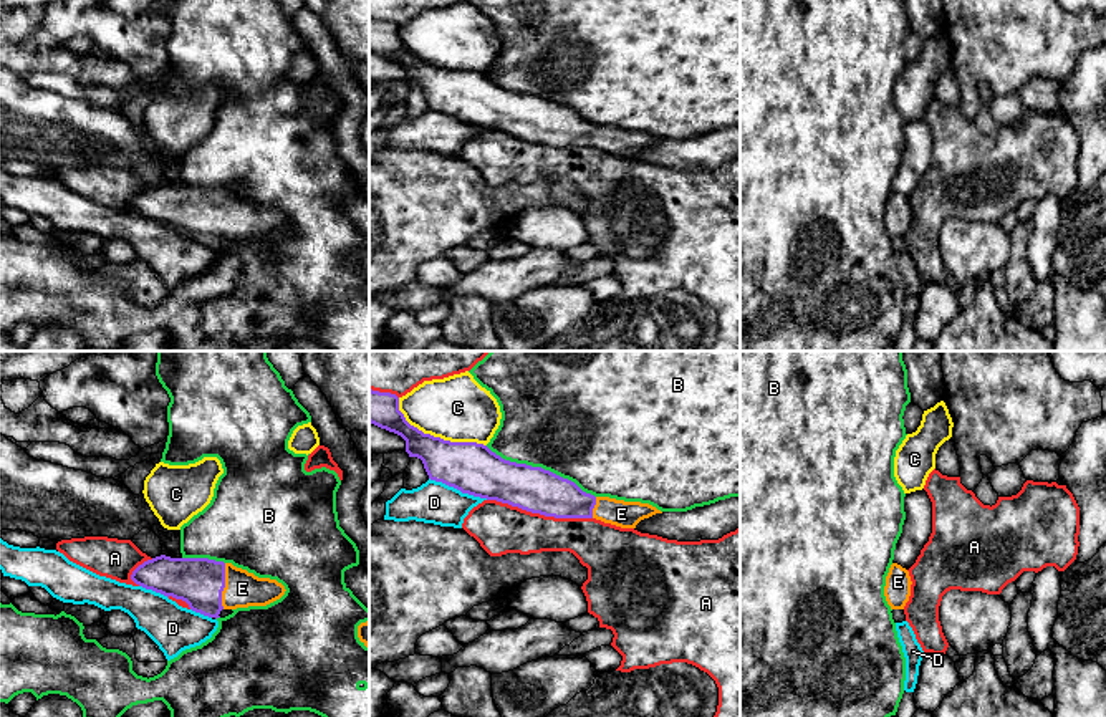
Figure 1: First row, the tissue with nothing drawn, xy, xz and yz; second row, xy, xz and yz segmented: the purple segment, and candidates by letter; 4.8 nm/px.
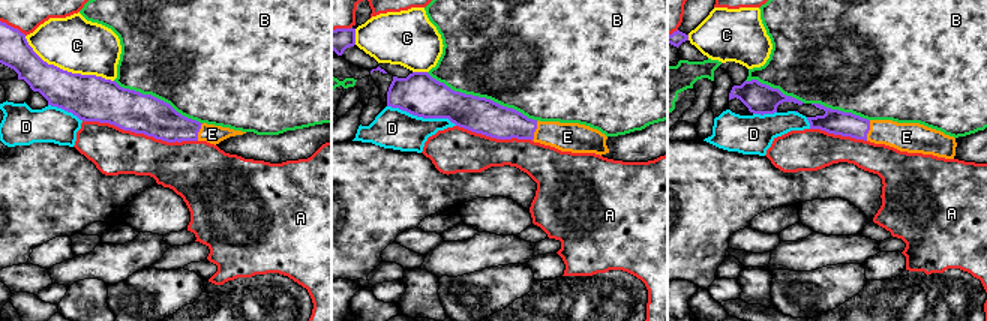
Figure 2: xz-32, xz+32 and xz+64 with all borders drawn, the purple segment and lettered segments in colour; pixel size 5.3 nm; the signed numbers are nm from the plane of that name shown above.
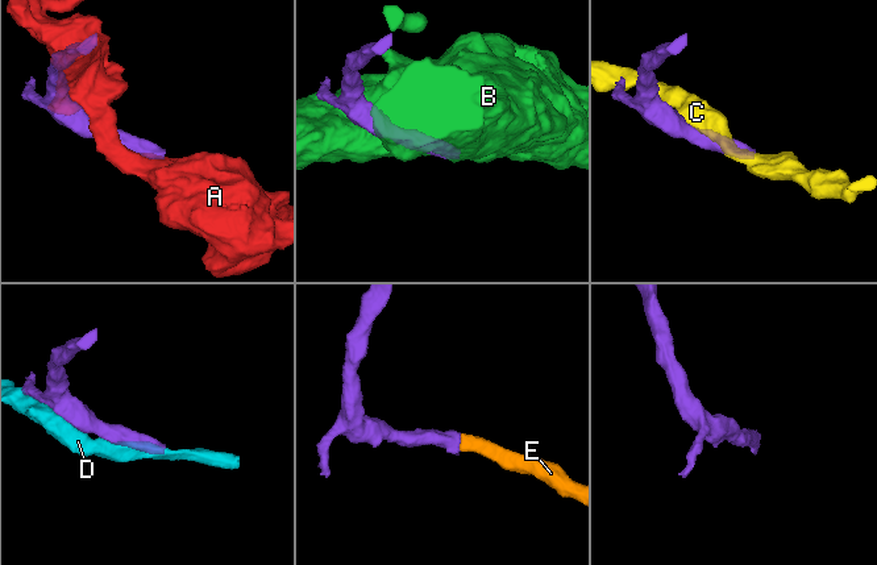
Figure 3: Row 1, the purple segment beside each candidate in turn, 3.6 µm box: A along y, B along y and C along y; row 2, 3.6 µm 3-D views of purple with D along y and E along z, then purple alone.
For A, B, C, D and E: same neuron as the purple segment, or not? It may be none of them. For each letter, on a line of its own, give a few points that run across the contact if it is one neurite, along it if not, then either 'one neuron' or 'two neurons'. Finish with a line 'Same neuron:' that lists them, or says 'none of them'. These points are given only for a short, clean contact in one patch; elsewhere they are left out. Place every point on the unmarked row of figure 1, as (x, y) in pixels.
A: two neurons
B: two neurons
C: two neurons
D: two neurons
E: one neuron
Same neuron: E

